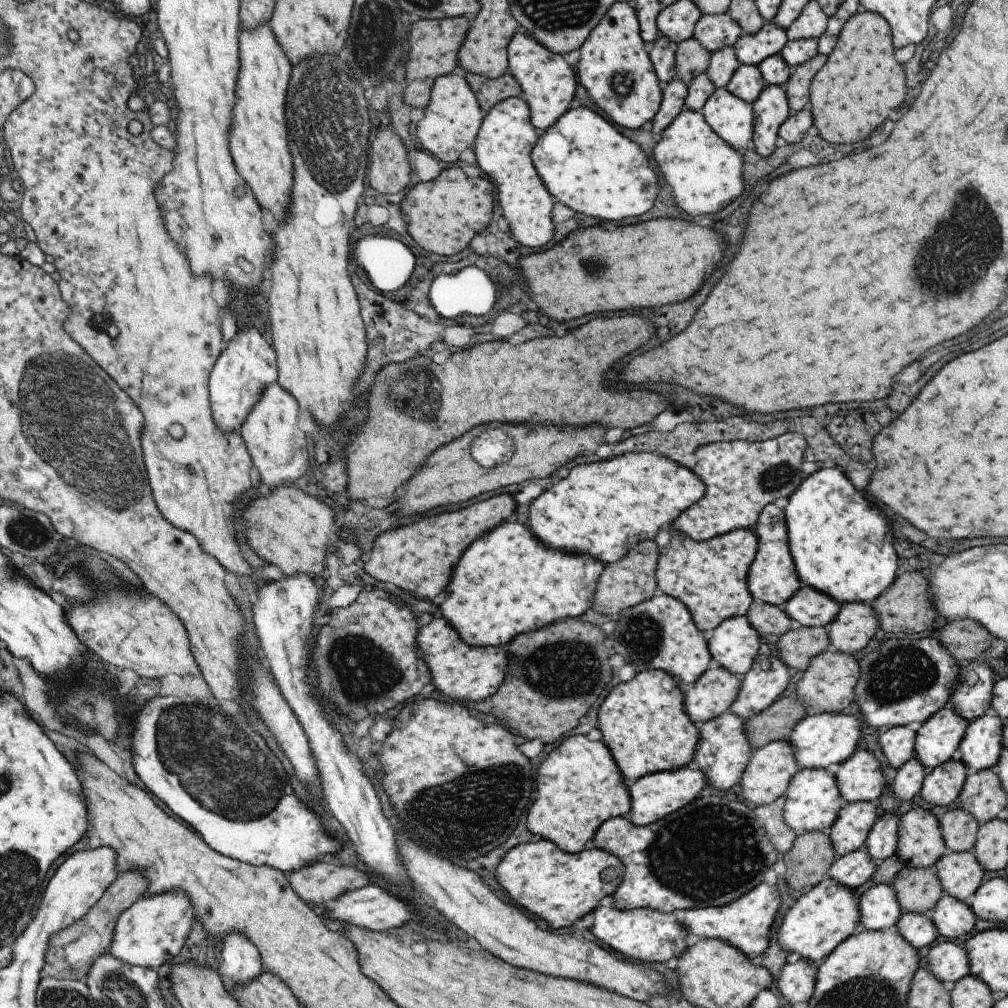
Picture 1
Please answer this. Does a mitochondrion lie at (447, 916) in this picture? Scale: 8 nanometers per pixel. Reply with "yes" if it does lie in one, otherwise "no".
no

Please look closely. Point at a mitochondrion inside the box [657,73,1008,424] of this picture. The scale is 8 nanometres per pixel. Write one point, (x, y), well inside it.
(965, 242)

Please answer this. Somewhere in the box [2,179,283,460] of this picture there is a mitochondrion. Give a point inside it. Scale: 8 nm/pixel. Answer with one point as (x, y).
(140, 353)

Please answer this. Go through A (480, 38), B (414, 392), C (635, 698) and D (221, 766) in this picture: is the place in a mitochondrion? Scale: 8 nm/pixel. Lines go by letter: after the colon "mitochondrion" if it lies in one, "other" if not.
A: other
B: mitochondrion
C: other
D: mitochondrion

